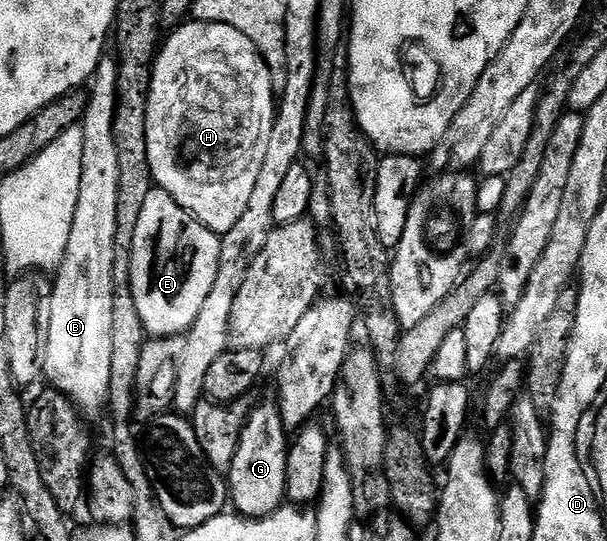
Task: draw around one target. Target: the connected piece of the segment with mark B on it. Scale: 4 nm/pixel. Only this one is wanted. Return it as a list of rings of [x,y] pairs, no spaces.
[[[103,58],[97,63],[83,123],[83,178],[79,182],[79,206],[75,206],[75,222],[71,222],[71,238],[67,238],[67,250],[63,262],[55,270],[52,279],[51,330],[47,334],[44,379],[52,387],[68,397],[82,413],[97,412],[106,407],[111,382],[111,298],[112,262],[115,250],[116,208],[119,202],[119,158],[115,150],[113,119],[117,105],[117,61]]]

